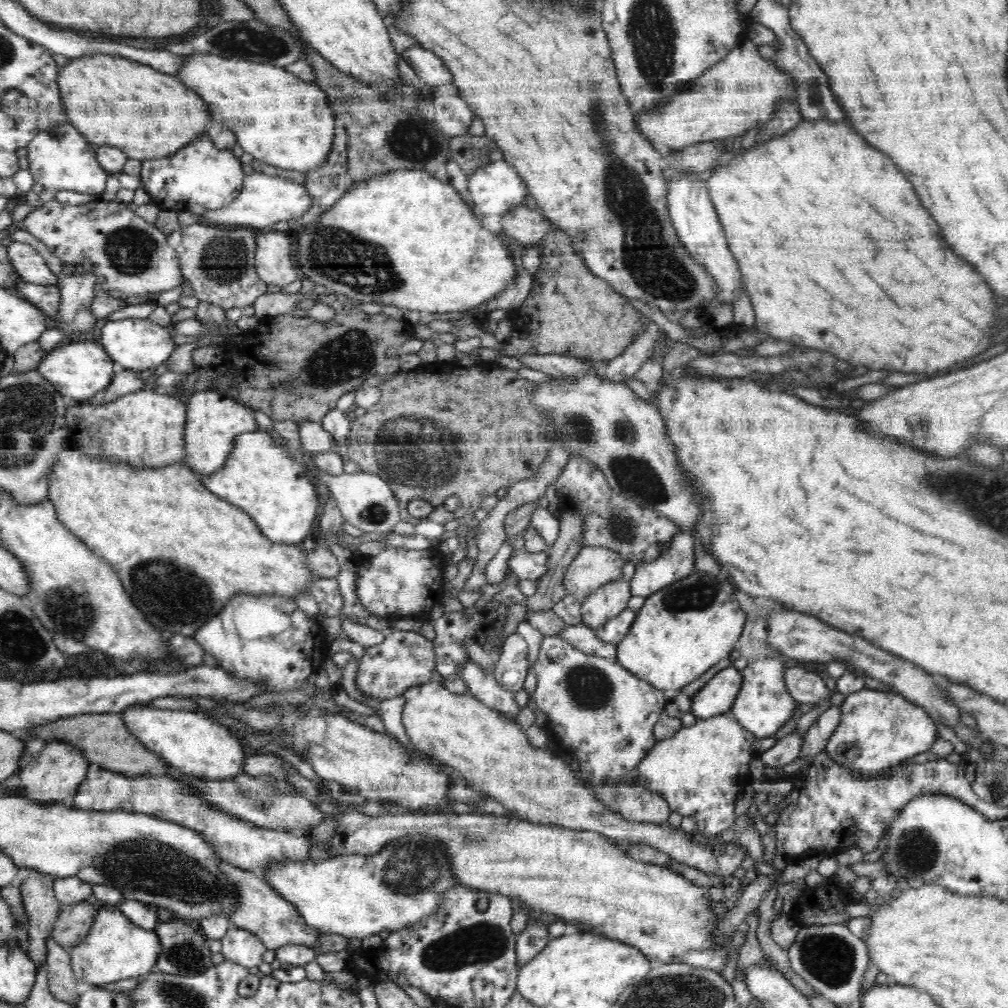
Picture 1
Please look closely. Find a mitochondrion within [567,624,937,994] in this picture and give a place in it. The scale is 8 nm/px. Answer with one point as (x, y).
(830, 958)

